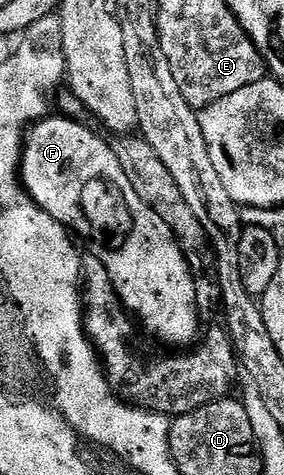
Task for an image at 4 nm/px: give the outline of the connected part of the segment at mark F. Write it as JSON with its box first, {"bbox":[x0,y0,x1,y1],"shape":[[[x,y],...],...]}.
{"bbox":[20,114,202,349],"shape":[[[56,114],[37,120],[28,129],[20,158],[22,187],[39,208],[46,210],[46,214],[67,226],[77,237],[80,235],[88,240],[87,247],[100,259],[102,266],[106,266],[118,298],[147,335],[149,332],[162,343],[173,344],[176,347],[173,349],[187,349],[197,343],[202,332],[200,308],[196,305],[196,280],[188,265],[191,264],[189,257],[180,249],[170,226],[166,226],[150,205],[142,202],[136,191],[128,187],[126,170],[122,170],[118,158],[112,153],[111,143],[80,123],[84,122]]]}

